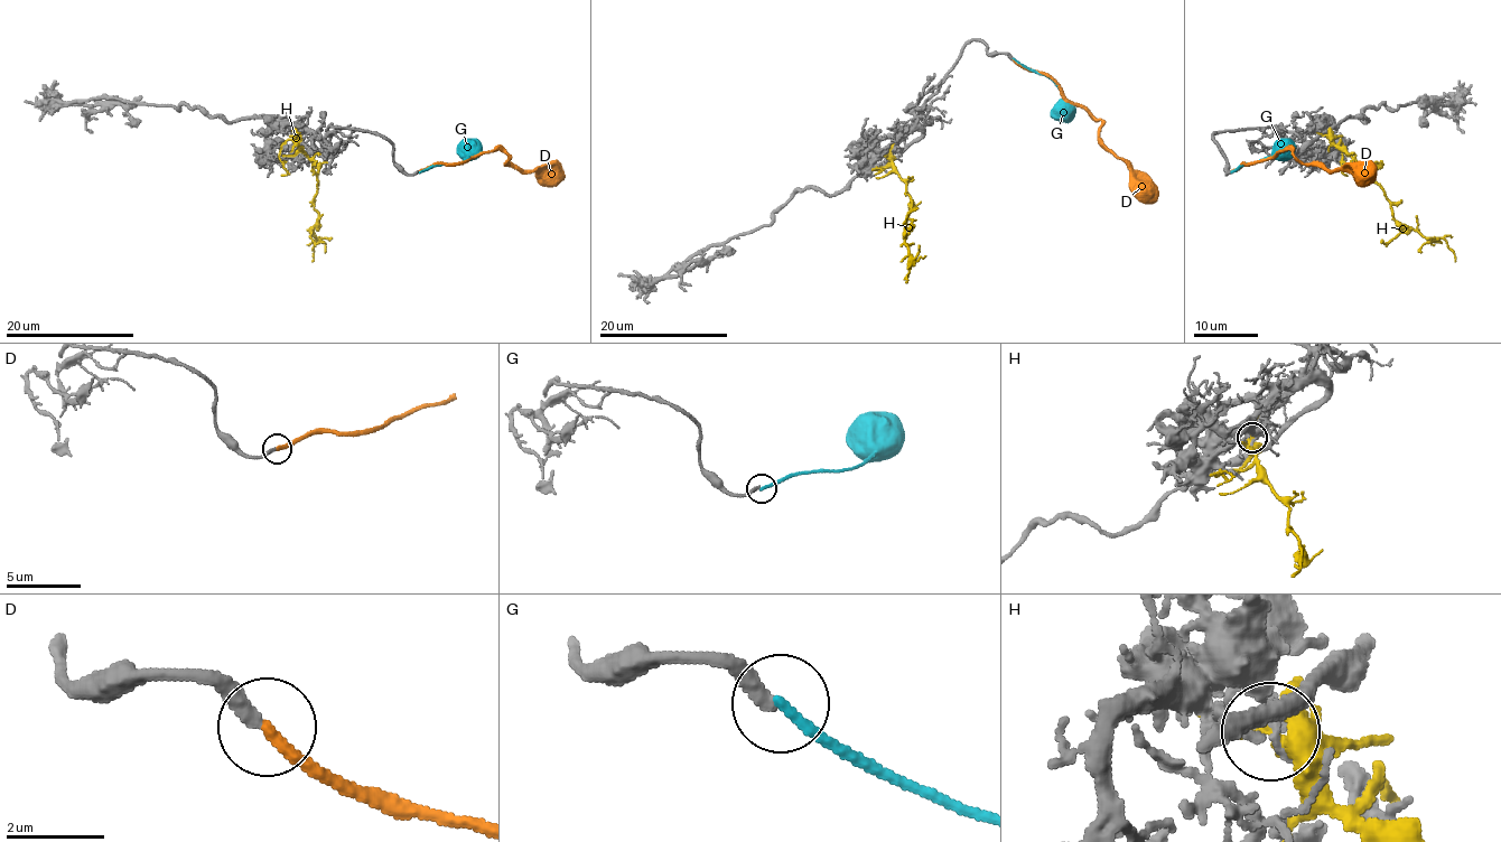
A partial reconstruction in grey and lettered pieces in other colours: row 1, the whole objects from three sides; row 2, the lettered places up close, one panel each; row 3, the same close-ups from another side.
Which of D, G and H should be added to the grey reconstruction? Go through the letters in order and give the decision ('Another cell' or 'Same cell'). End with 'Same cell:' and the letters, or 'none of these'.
D: Same cell
G: Another cell
H: Another cell
Same cell: D

